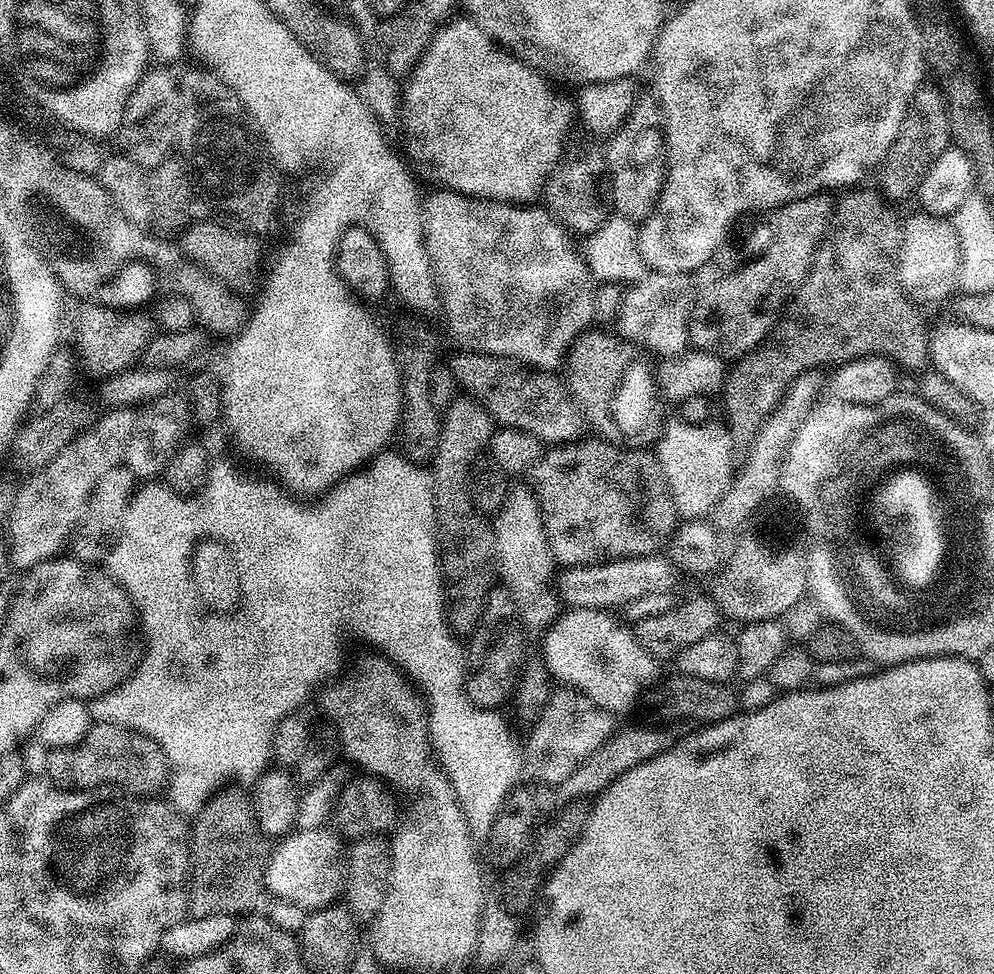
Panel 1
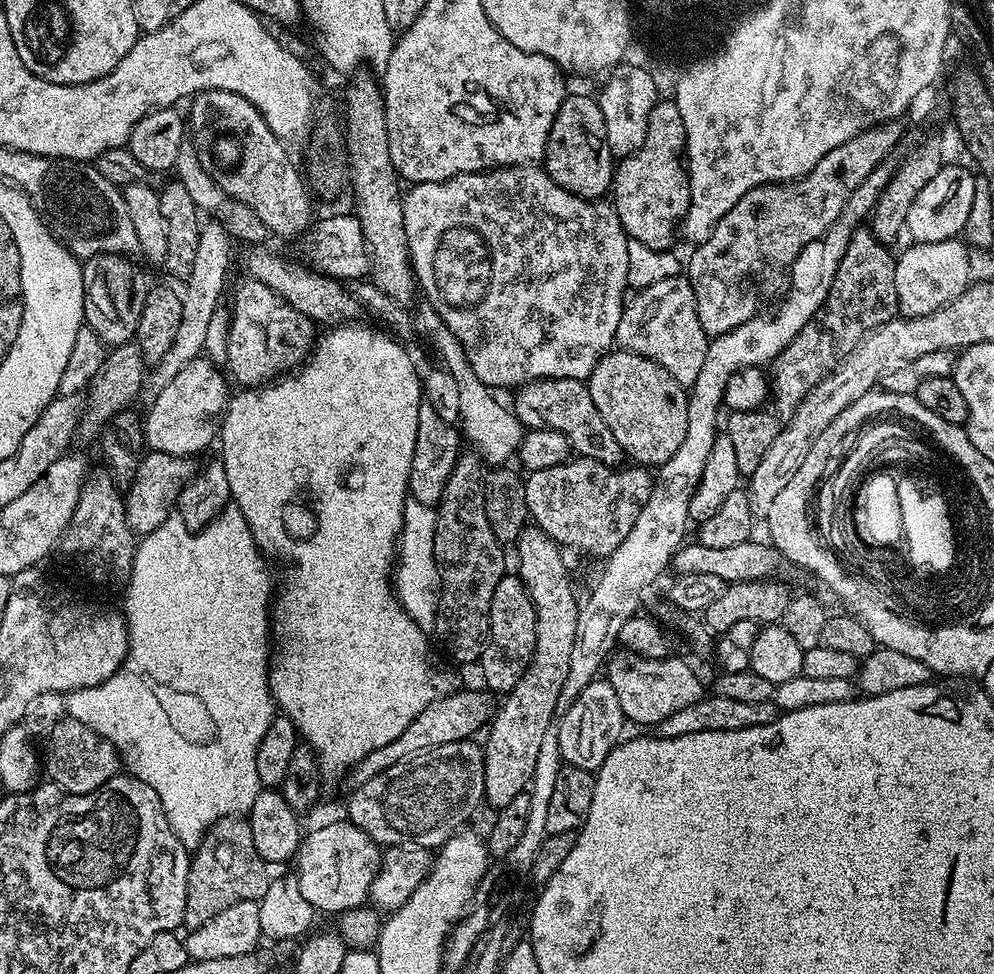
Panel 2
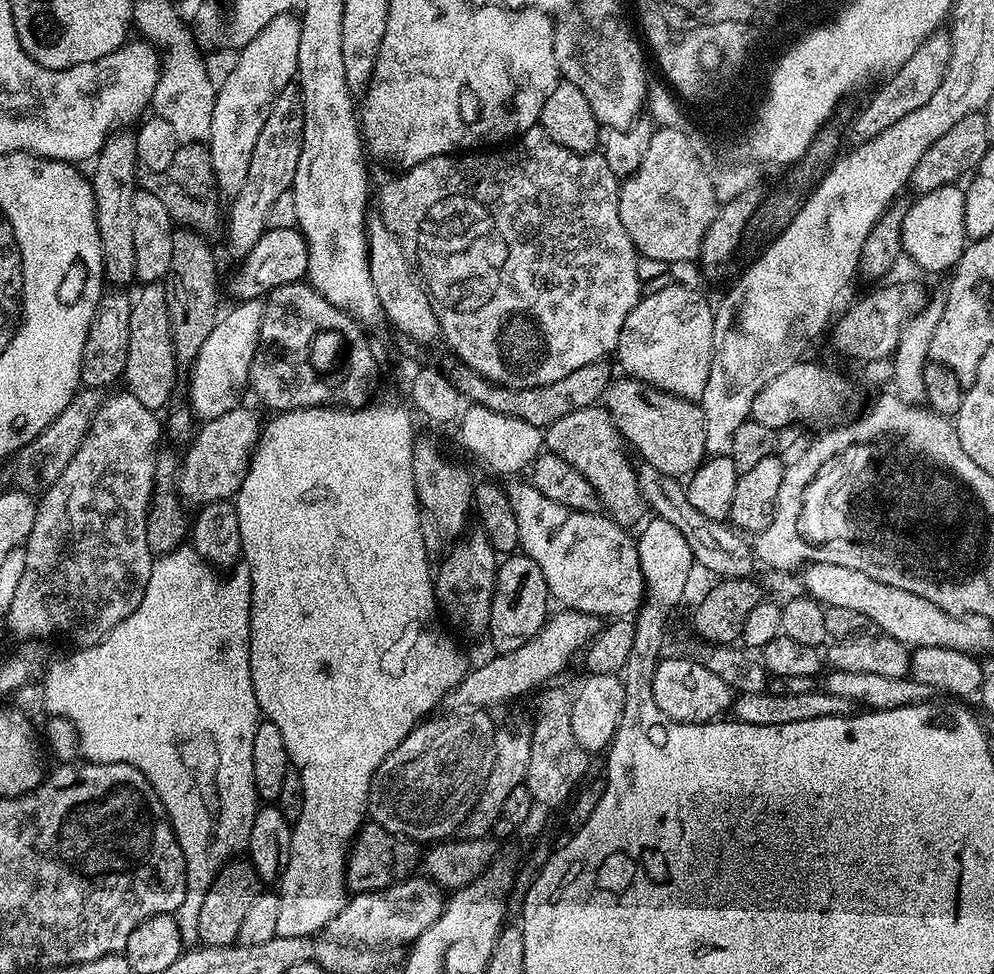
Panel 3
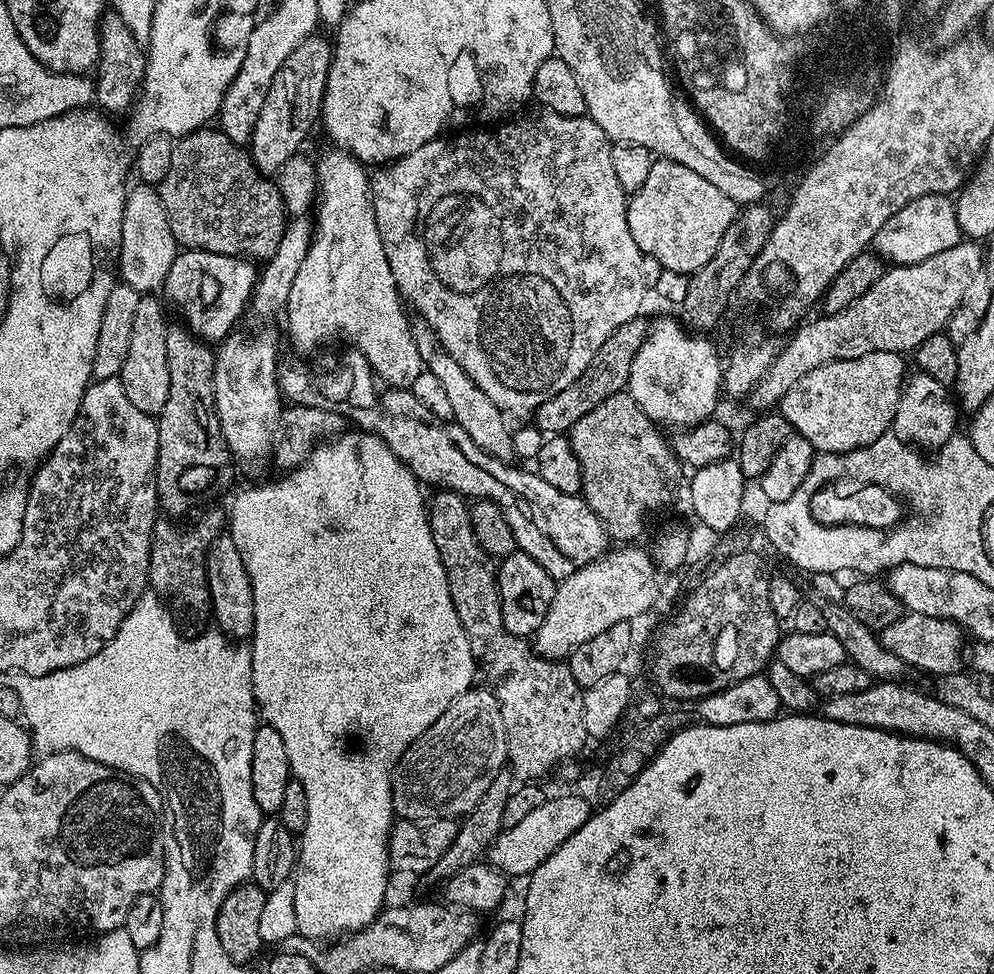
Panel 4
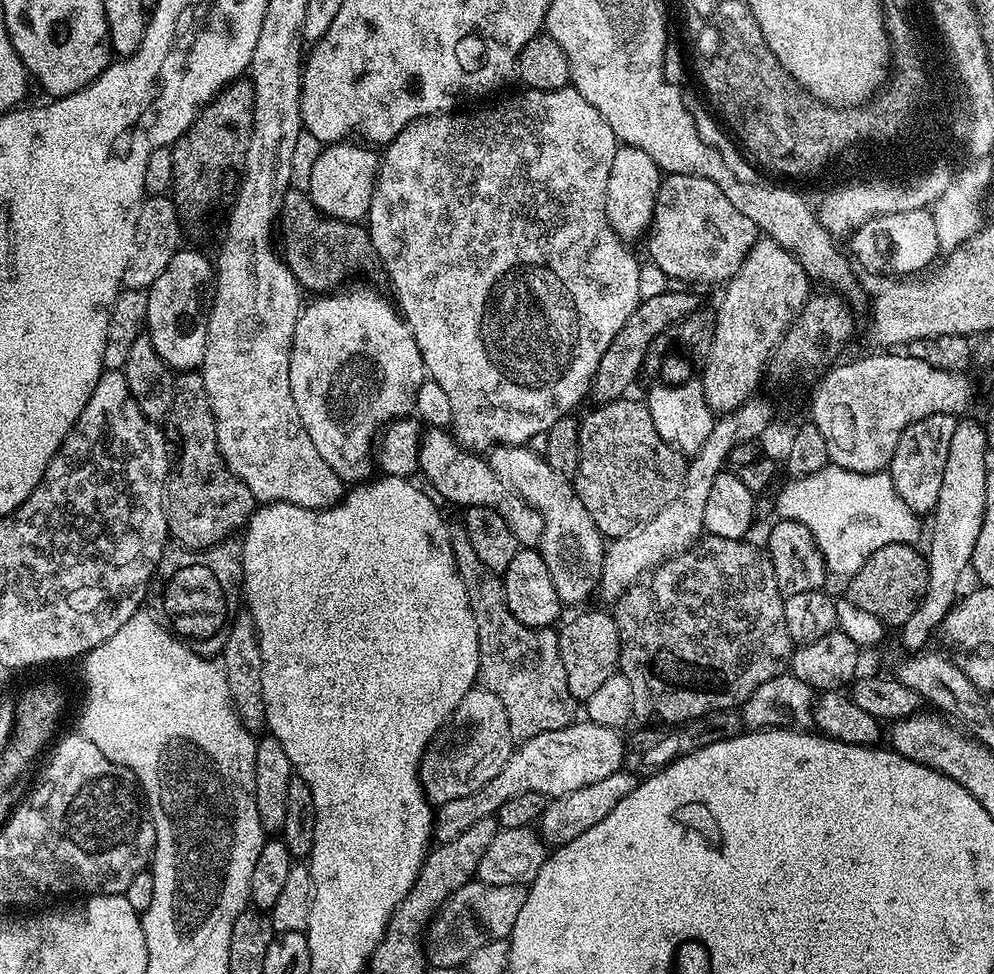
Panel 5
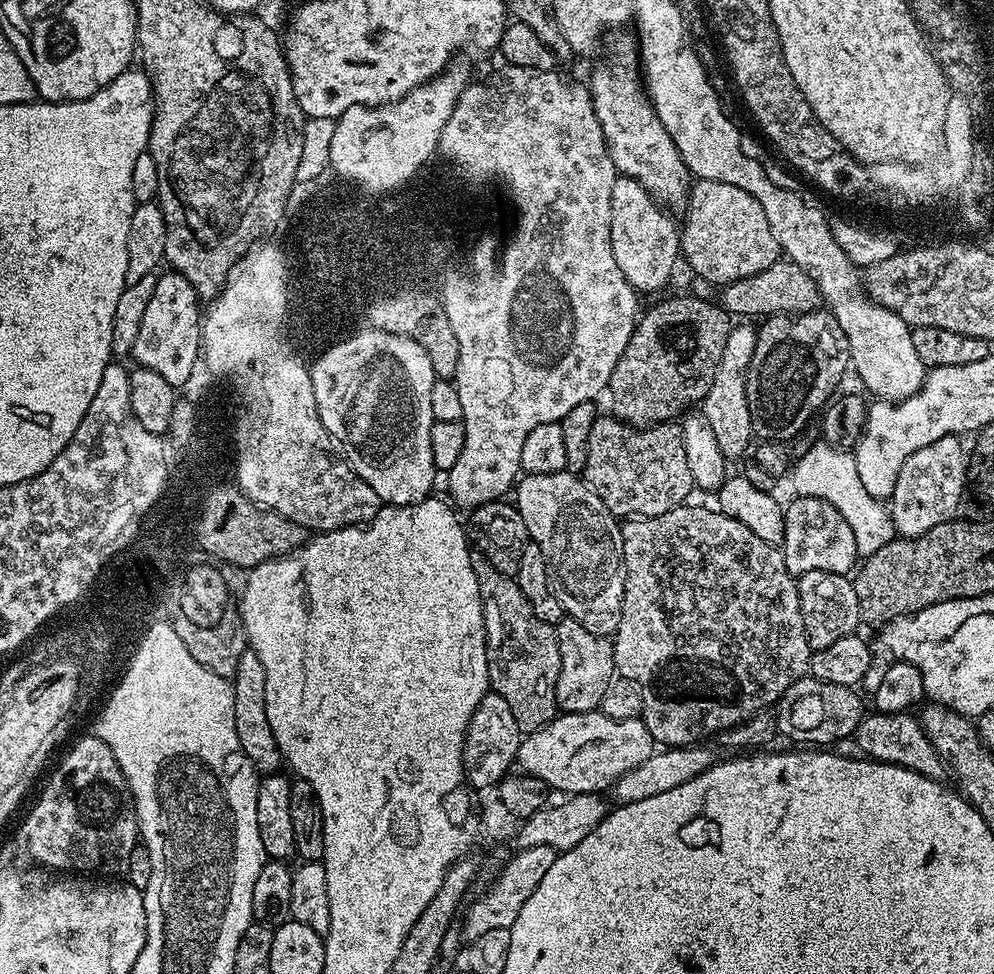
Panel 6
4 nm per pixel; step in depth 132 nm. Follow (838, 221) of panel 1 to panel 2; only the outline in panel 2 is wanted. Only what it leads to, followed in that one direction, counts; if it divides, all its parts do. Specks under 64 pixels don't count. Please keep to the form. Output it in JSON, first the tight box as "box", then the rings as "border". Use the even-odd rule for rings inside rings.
{"box":[726,227,900,478],"border":[[[857,227],[846,246],[846,254],[842,254],[842,262],[838,262],[838,270],[834,274],[826,302],[822,302],[810,322],[798,330],[790,346],[786,346],[786,350],[779,352],[776,359],[771,361],[770,403],[750,412],[732,412],[729,415],[726,435],[734,445],[741,477],[751,478],[754,470],[758,470],[774,438],[778,438],[790,418],[794,418],[794,410],[803,396],[845,356],[852,353],[853,346],[865,334],[887,320],[897,319],[900,303],[898,286],[894,286],[896,256],[892,251],[889,245],[878,242],[878,238],[874,238],[867,227]]]}

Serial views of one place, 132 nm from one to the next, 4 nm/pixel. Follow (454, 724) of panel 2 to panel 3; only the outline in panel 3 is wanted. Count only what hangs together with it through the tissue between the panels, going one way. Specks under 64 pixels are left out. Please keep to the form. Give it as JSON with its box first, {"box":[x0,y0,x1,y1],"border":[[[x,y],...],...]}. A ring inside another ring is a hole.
{"box":[443,611,602,710],"border":[[[556,611],[549,615],[543,628],[530,642],[513,652],[493,655],[493,660],[486,661],[481,668],[473,667],[463,682],[444,697],[443,707],[448,710],[492,710],[495,704],[516,700],[526,695],[531,688],[546,683],[551,676],[558,675],[579,648],[587,649],[595,640],[596,633],[602,627],[602,620],[586,612]]]}

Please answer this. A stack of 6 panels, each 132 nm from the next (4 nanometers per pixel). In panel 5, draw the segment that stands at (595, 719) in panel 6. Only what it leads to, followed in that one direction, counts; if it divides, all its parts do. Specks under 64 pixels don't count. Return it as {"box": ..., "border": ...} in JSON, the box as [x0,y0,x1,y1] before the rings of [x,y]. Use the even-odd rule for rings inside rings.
{"box":[434,722,626,844],"border":[[[577,722],[550,730],[546,734],[538,734],[534,738],[523,741],[513,751],[512,756],[482,786],[482,790],[474,790],[474,794],[466,794],[466,798],[454,798],[439,805],[434,812],[434,840],[436,844],[445,844],[458,834],[470,830],[474,822],[482,822],[482,818],[495,816],[496,811],[510,798],[518,798],[518,794],[537,792],[546,798],[565,796],[574,790],[582,790],[582,786],[591,786],[609,774],[621,771],[625,763],[626,740],[617,729],[598,726],[591,722]]]}

